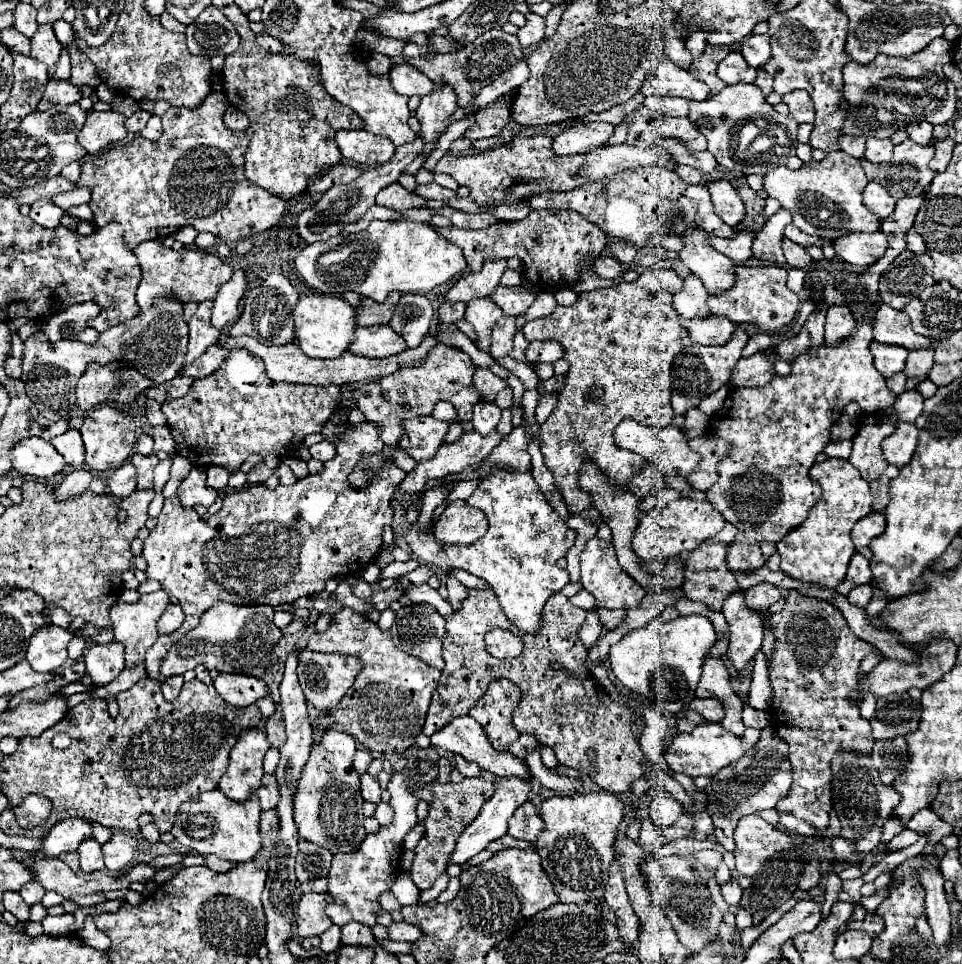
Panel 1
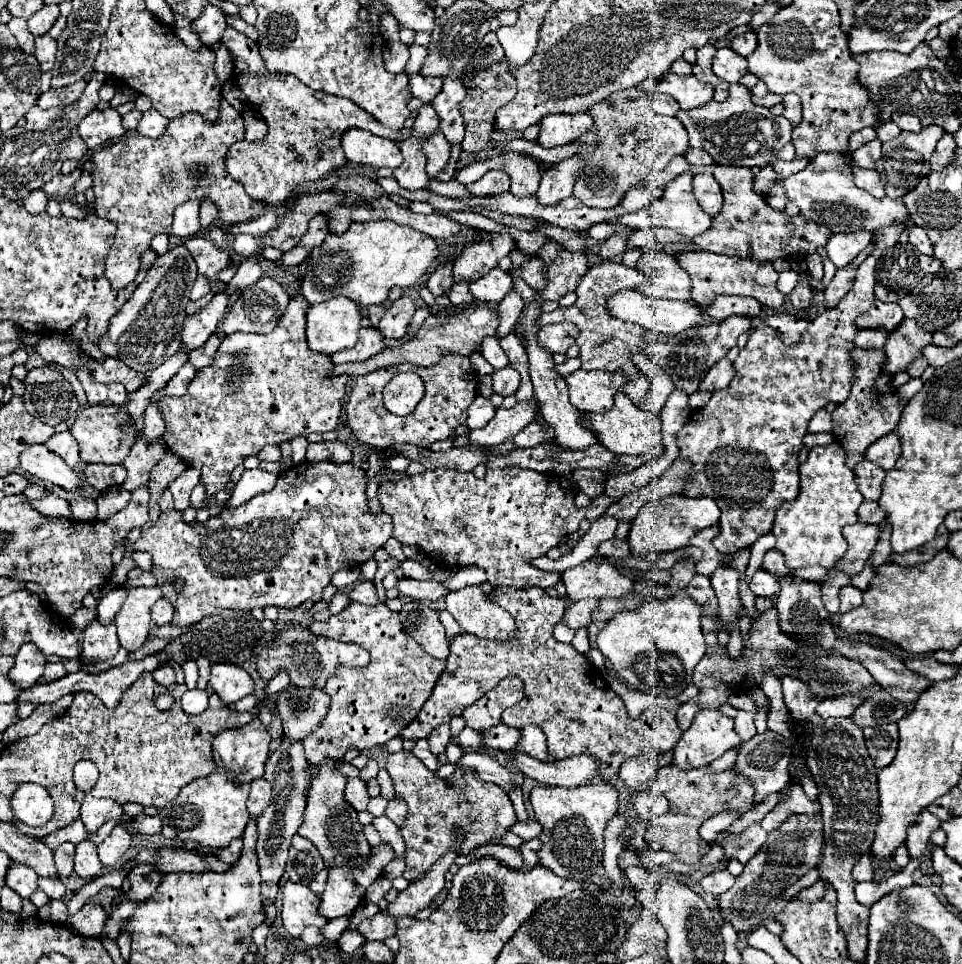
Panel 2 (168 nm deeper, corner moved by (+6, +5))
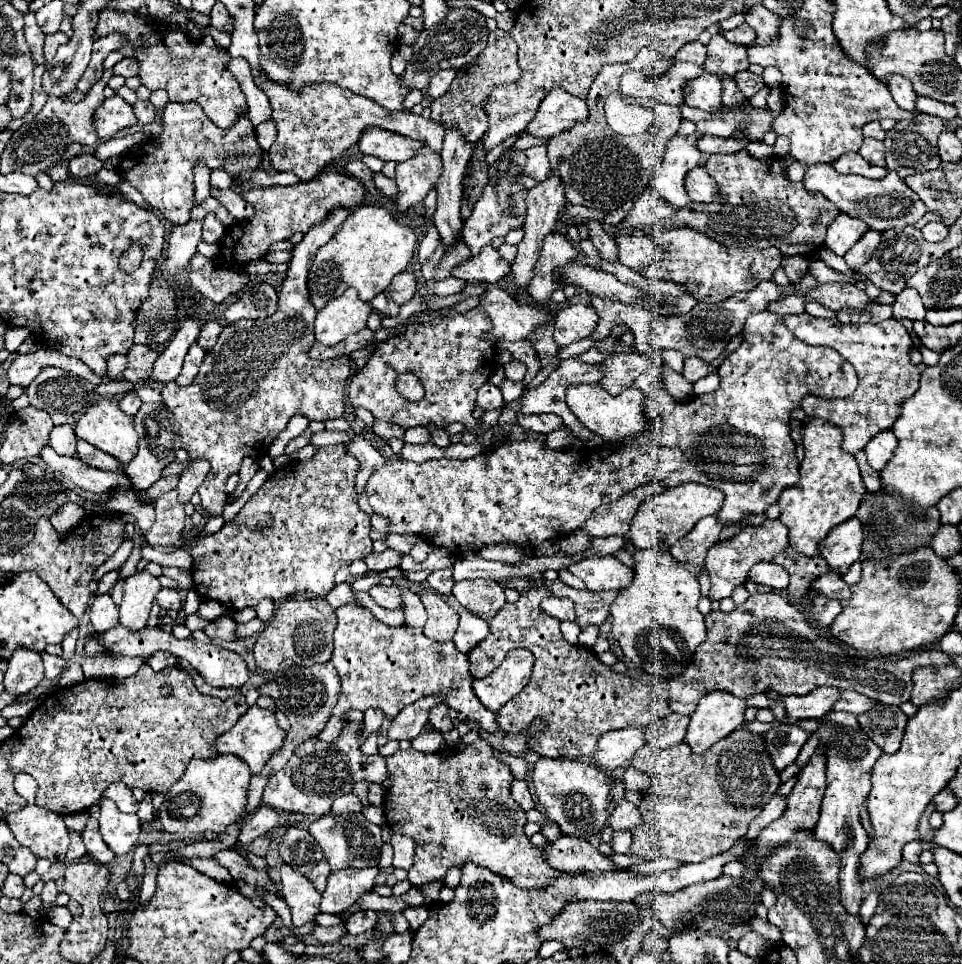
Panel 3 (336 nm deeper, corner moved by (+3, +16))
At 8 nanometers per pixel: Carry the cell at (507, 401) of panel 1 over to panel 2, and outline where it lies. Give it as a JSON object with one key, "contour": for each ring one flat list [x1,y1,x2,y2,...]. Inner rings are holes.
{"contour":[[504,367,504,369,498,369,492,373,492,389,494,393,502,395,502,397,508,397,508,395,514,395,518,385,520,385,520,375,516,369,512,367]]}

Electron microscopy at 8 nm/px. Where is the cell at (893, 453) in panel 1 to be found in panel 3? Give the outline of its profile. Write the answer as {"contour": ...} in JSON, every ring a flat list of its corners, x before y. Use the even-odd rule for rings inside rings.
{"contour":[[891,430,879,432,873,440,869,440,869,444,865,446,865,452,871,468,881,472,885,464,891,460,891,456,895,454,895,448,897,448,897,440]]}

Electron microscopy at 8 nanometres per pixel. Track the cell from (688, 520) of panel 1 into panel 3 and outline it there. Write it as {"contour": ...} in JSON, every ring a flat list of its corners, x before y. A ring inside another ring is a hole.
{"contour":[[687,482,679,484,673,488,667,488,665,492,657,496,647,496,635,518,631,520,631,530,629,530,629,542,643,550,643,548,659,548,659,550,669,550,679,538,683,538,691,528,705,516,713,516,721,510,725,496,721,490,715,490,711,486]]}

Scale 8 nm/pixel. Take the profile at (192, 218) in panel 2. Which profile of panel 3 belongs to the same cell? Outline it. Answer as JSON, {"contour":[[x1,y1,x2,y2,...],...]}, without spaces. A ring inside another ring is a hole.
{"contour":[[197,166,197,168,195,168,195,196,193,196,195,206,201,204,201,202,205,202,205,200,211,196,209,174,211,174,211,170,205,168,205,166]]}

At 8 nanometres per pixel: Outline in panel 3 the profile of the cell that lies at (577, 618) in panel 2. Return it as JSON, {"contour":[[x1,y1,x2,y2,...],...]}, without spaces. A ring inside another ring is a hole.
{"contour":[[551,596,543,600,543,612,547,612,549,616,555,616,557,620,575,620,575,604,567,598]]}

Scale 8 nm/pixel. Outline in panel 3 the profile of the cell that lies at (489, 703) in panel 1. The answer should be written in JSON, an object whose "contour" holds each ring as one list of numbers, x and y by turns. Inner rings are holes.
{"contour":[[527,650,509,652,501,666,495,672,491,672,491,676,473,682,473,692,485,708,497,712,505,702,509,702,527,686,531,670,533,670,531,652]]}

